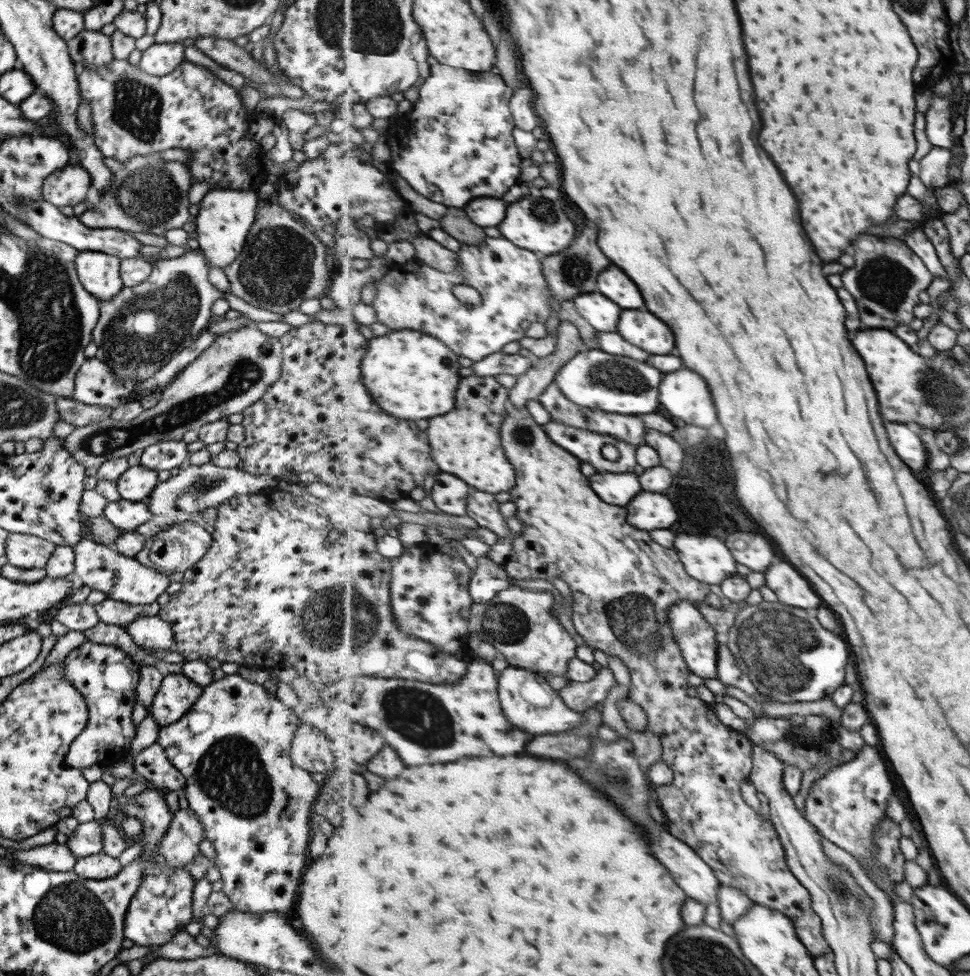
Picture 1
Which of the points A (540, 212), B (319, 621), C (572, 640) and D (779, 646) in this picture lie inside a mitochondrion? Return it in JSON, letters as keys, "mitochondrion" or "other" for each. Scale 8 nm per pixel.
{"A":"mitochondrion","B":"mitochondrion","C":"other","D":"mitochondrion"}

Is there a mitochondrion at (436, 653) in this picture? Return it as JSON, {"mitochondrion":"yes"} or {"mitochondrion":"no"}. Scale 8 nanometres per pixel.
{"mitochondrion":"no"}

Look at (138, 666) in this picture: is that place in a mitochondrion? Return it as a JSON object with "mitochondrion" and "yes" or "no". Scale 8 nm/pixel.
{"mitochondrion":"no"}

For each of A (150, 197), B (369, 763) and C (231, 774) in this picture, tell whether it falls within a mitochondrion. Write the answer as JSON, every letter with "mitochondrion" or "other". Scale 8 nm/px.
{"A":"mitochondrion","B":"other","C":"mitochondrion"}

